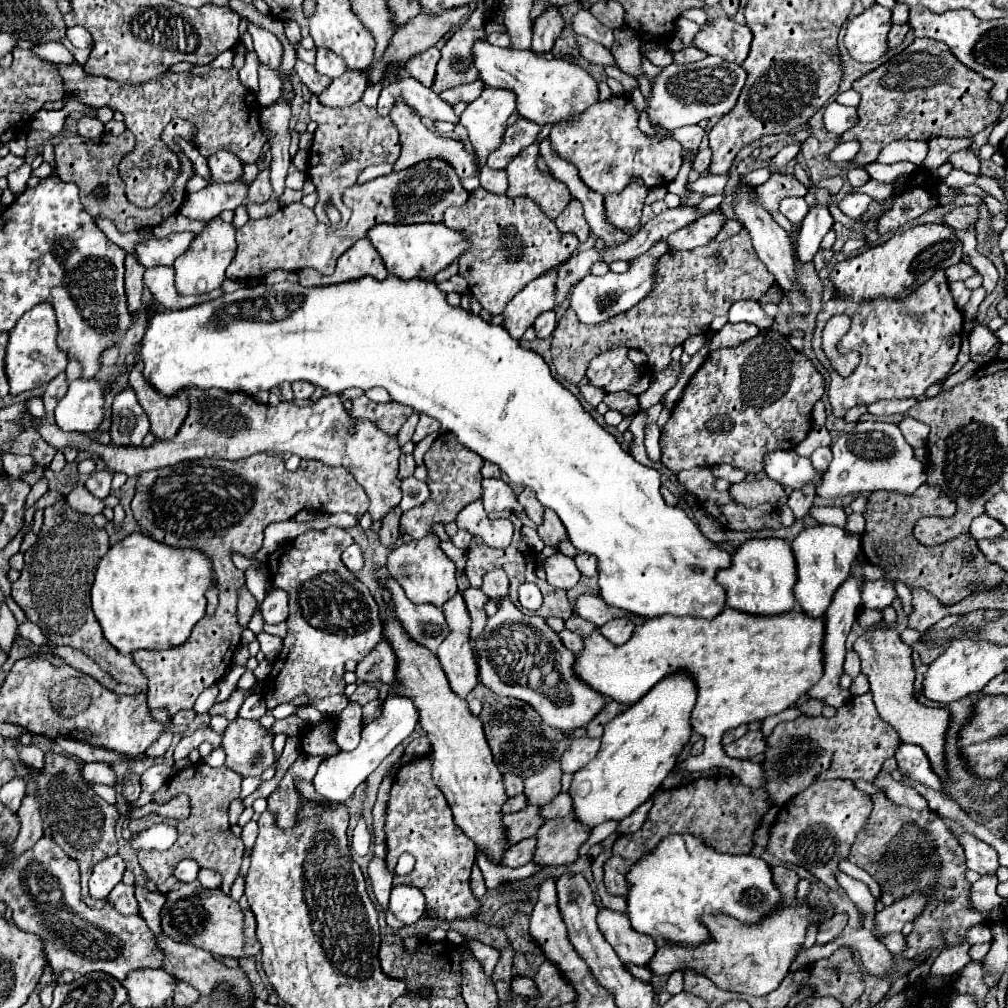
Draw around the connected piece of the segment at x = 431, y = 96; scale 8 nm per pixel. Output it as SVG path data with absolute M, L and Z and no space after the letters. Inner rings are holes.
M406 77L400 83L392 83L382 89L378 101L378 113L382 117L388 116L398 95L422 117L458 123L458 115L454 113L454 109L446 101L442 101L438 93L434 93L430 87L424 87L420 81L412 77Z

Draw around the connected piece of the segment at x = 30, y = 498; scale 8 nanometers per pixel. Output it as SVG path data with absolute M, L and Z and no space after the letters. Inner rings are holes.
M41 479L38 481L34 486L31 487L24 505L24 509L31 507L47 491L48 484L46 479Z

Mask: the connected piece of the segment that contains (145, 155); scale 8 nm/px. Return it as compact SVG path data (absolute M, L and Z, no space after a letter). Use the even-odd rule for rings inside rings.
M76 61L70 65L56 63L56 69L64 81L64 103L80 101L94 109L108 105L114 111L122 111L126 127L136 137L136 145L122 157L118 169L122 181L126 183L126 197L136 207L154 207L180 175L180 161L176 153L162 141L164 127L176 117L188 119L198 127L196 149L202 157L212 157L224 149L240 157L242 163L256 163L262 147L268 143L260 129L260 105L256 103L256 95L240 83L236 67L214 69L202 75L168 71L144 83L118 83L108 77L92 77Z

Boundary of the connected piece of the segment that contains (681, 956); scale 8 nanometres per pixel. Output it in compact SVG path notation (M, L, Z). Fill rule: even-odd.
M784 903L774 915L770 915L768 919L764 919L764 923L758 923L756 927L744 927L740 921L724 915L722 917L706 915L704 923L710 929L712 943L700 947L682 947L664 941L656 951L652 965L648 967L658 975L666 975L676 969L684 971L688 965L692 965L696 971L708 975L722 989L756 995L756 997L768 995L786 977L794 957L804 945L806 927L810 921L820 921L818 913L808 905L798 907L798 903L790 903L790 905ZM742 977L744 981L738 983L738 979Z

